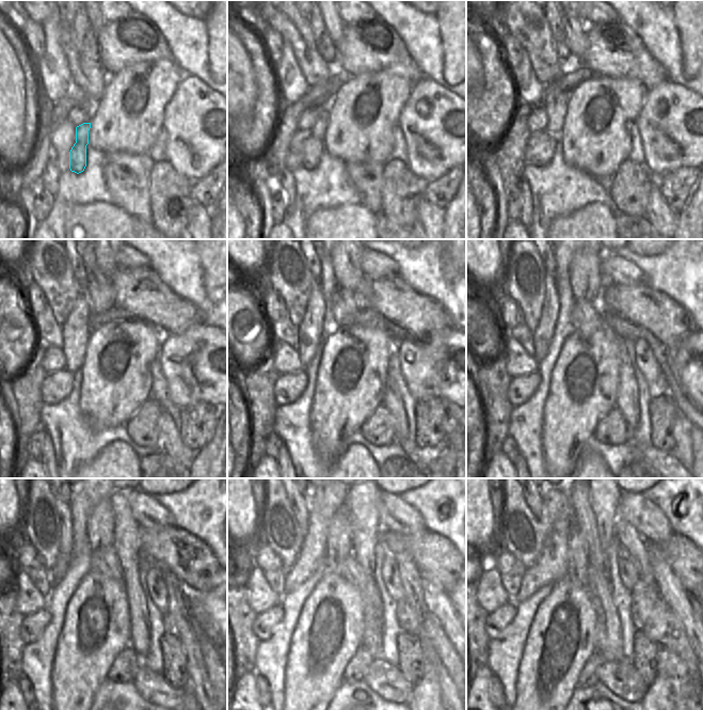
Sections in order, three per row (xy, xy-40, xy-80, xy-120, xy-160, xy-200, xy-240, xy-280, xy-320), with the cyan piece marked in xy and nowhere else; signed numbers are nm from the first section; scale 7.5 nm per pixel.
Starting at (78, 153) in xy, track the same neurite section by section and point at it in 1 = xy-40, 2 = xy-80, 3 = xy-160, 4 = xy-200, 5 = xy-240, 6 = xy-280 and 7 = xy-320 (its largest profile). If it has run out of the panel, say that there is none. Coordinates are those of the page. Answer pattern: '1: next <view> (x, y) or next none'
1: next xy-40 (308, 155)
2: next xy-80 (540, 147)
3: next xy-160 (288, 388)
4: next xy-200 (522, 388)
5: next xy-240 (33, 625)
6: next xy-280 (266, 622)
7: next xy-320 (498, 620)

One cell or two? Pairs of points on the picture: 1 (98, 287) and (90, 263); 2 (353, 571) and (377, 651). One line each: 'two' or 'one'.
1: one
2: one

